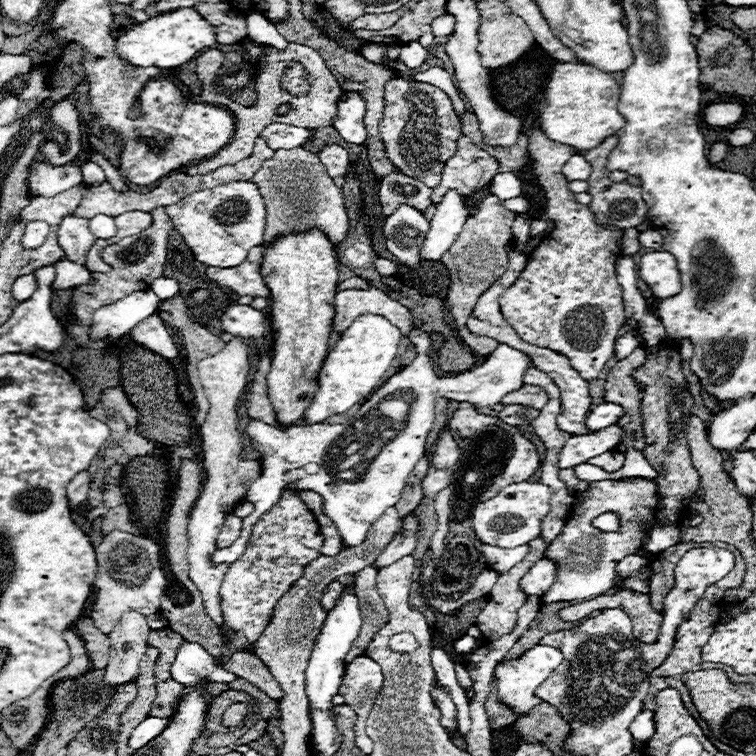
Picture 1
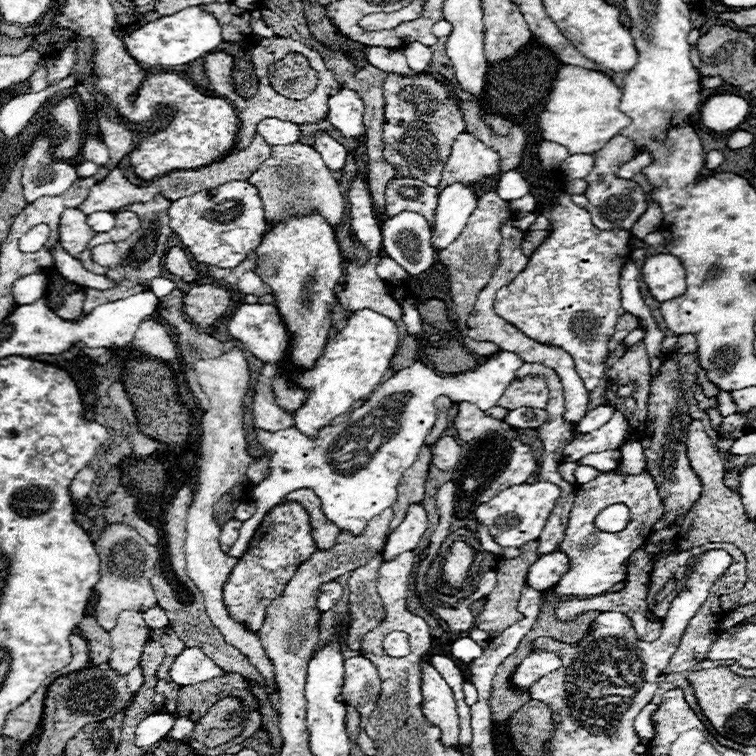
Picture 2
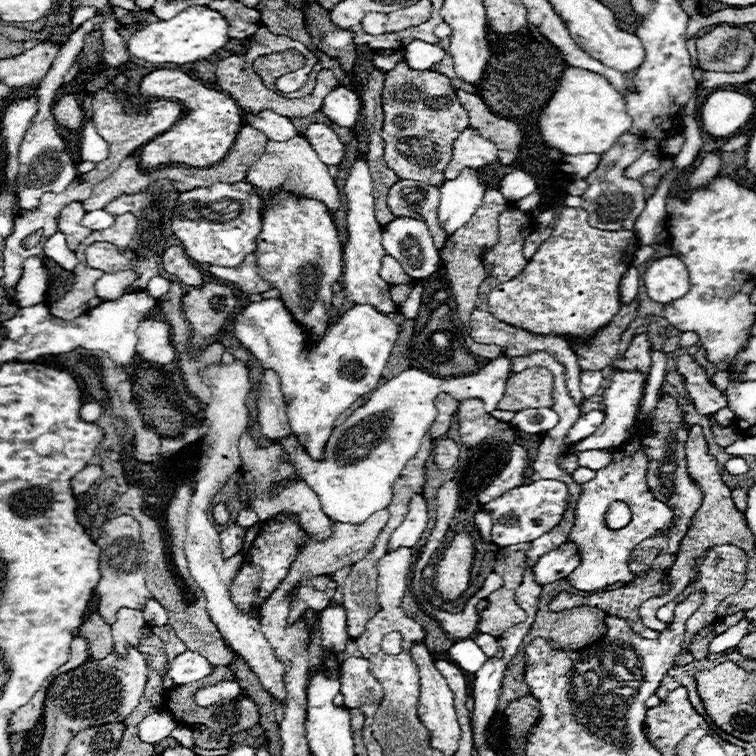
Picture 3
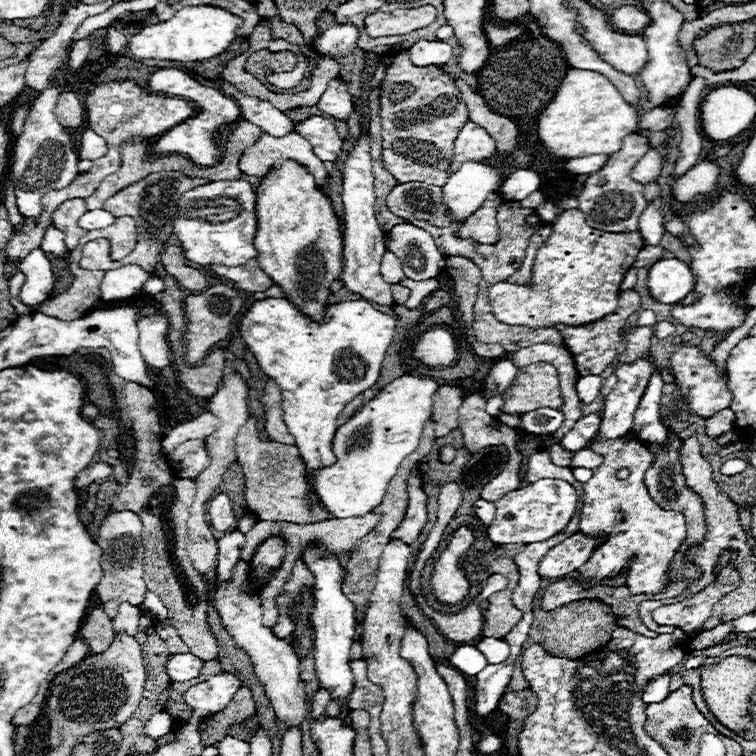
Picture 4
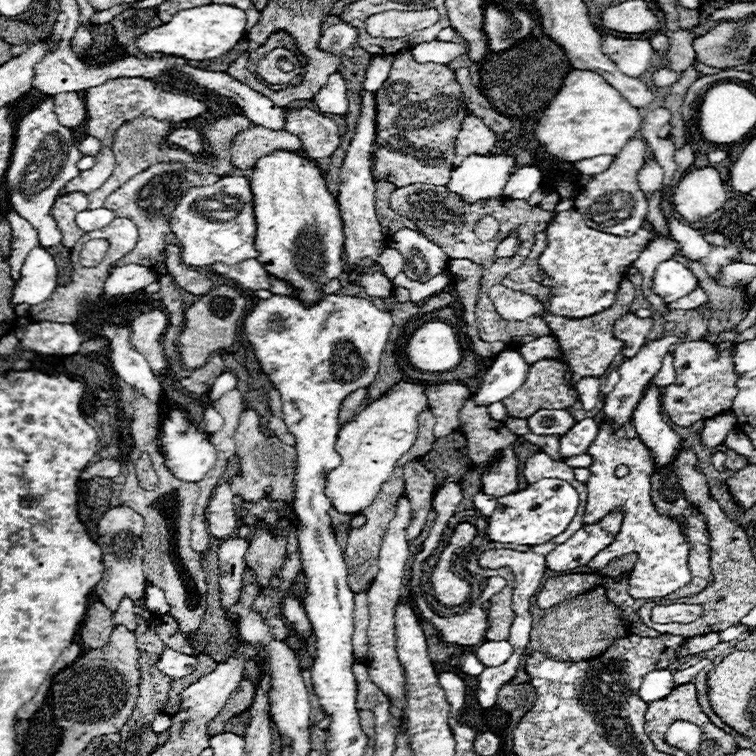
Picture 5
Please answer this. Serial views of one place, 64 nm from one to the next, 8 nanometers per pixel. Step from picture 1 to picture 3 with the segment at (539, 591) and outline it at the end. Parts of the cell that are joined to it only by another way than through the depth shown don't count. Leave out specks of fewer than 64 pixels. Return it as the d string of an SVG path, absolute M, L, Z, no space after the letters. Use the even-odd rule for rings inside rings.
M564 542L556 550L550 550L536 562L534 580L538 584L550 584L568 576L578 566L580 566L580 556L578 556L576 544Z

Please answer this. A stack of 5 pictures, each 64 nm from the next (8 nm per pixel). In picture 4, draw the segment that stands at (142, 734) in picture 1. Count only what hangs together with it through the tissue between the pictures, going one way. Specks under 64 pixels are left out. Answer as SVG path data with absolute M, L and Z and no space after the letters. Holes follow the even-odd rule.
M160 712L156 716L152 716L152 720L148 720L148 724L144 726L146 734L152 738L160 738L168 732L174 730L174 718L168 712Z

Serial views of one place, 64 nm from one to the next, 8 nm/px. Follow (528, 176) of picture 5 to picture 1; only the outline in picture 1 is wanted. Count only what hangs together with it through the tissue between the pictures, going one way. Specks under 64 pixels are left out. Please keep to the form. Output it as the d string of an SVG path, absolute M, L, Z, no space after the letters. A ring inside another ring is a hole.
M500 172L492 178L490 192L496 194L500 200L516 198L522 194L522 180L512 172Z

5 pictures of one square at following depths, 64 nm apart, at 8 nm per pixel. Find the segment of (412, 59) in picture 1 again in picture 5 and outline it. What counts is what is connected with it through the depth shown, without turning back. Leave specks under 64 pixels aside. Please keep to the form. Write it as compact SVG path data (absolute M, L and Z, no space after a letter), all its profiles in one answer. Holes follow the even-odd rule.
M422 42L422 44L416 44L412 50L412 56L416 62L436 62L436 64L448 64L452 62L454 58L458 56L464 56L468 54L468 44L466 42L460 42L460 44L454 44L454 42Z

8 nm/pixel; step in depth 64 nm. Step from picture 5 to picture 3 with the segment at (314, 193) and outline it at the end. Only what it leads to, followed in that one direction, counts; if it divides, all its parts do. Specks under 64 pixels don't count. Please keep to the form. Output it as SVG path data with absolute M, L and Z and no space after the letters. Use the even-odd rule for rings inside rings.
M276 192L268 206L262 208L262 230L256 238L256 258L258 258L258 272L264 276L274 288L280 290L280 298L284 300L286 308L294 314L298 322L304 324L308 334L320 338L328 326L330 310L332 310L332 284L342 276L342 242L338 238L338 230L334 218L330 216L328 208L316 198L300 198L288 192Z

